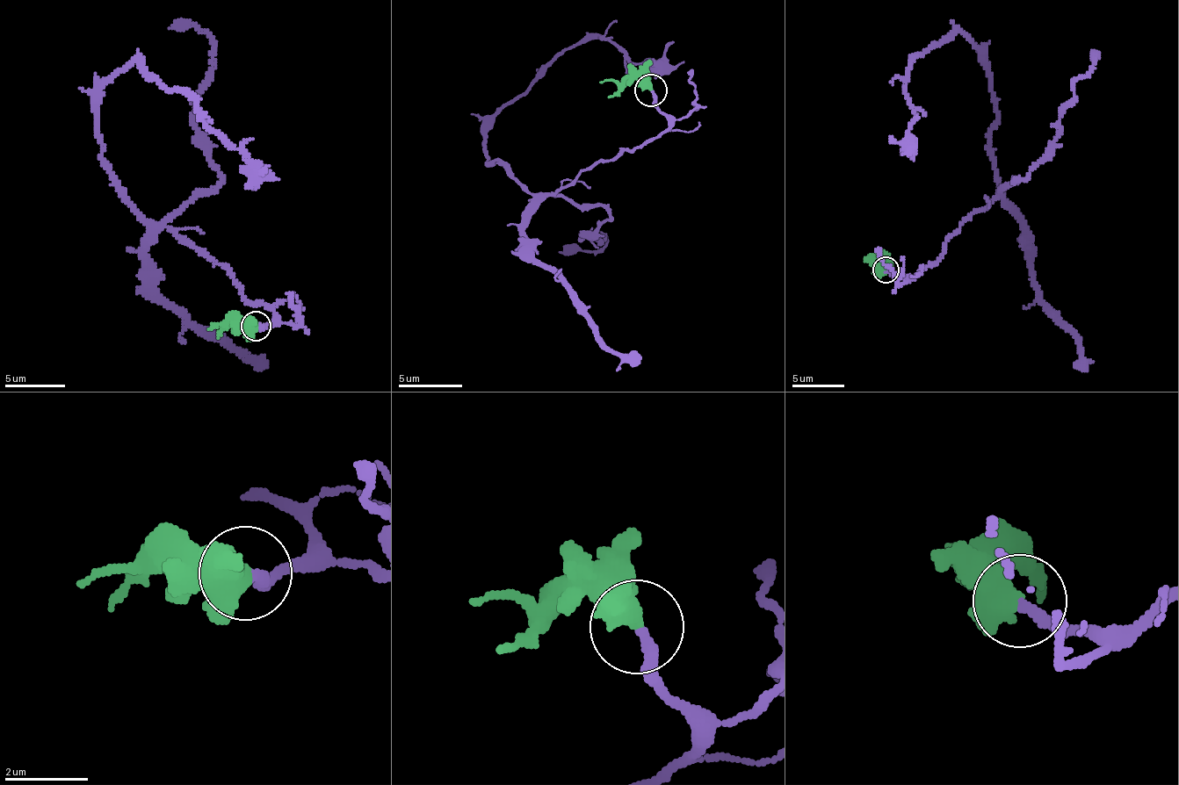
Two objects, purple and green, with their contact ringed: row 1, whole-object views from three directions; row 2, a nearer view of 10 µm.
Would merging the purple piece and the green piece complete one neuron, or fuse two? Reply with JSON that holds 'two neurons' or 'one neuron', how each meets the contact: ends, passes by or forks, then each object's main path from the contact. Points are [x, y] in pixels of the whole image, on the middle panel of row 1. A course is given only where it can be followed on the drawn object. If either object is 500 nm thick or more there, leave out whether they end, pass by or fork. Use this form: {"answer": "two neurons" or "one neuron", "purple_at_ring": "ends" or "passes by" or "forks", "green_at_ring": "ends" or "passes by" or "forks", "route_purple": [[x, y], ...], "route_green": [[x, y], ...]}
{"answer": "one neuron", "route_purple": [[652, 89], [668, 126], [550, 194], [487, 162], [488, 125], [589, 39], [619, 44], [640, 63], [683, 61]], "route_green": [[652, 89], [607, 81], [600, 82]]}

